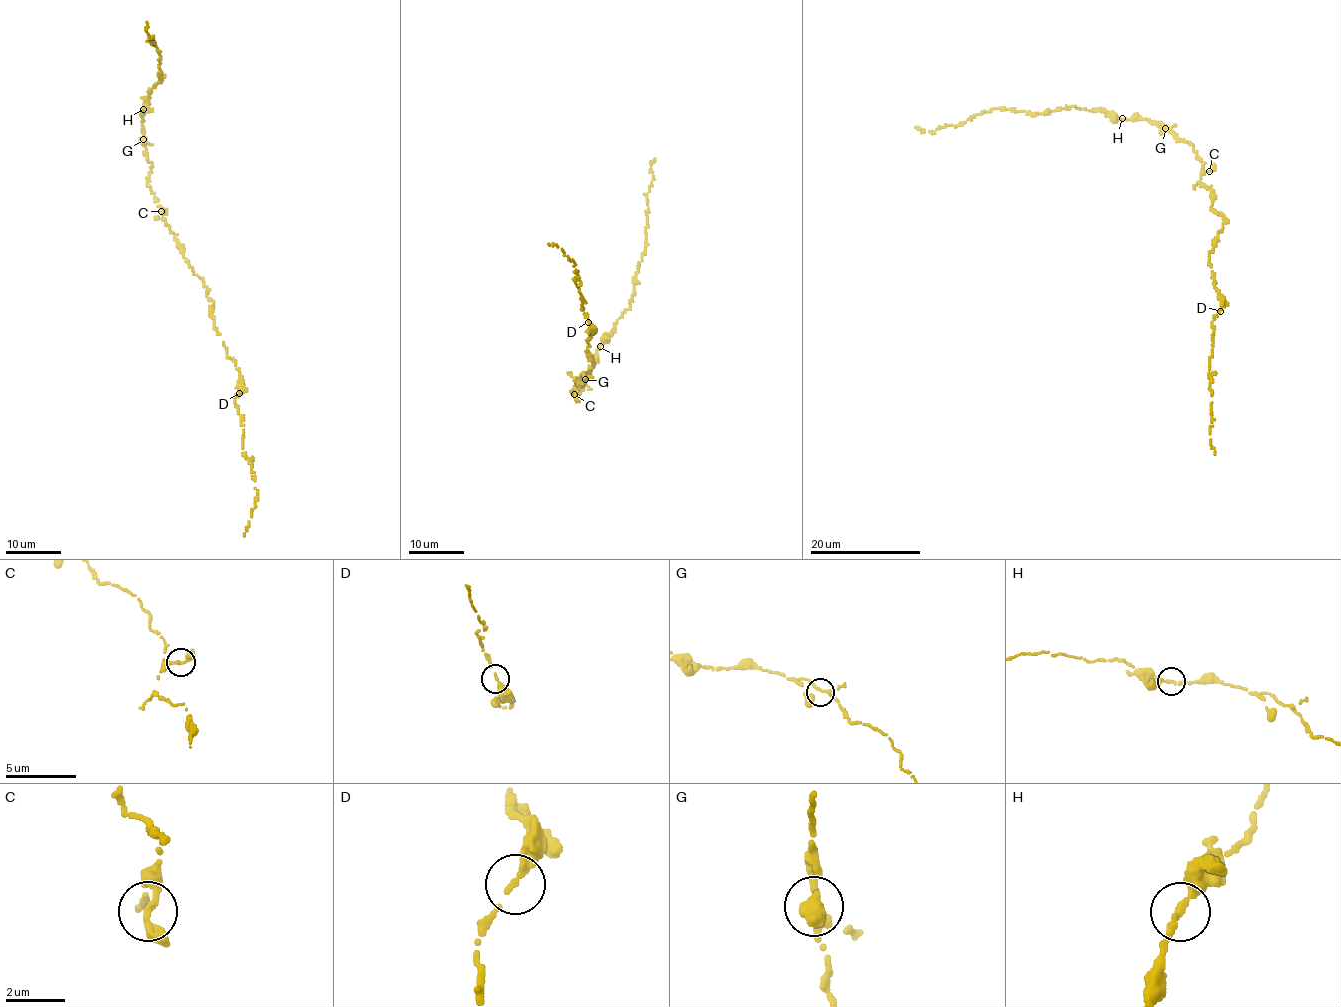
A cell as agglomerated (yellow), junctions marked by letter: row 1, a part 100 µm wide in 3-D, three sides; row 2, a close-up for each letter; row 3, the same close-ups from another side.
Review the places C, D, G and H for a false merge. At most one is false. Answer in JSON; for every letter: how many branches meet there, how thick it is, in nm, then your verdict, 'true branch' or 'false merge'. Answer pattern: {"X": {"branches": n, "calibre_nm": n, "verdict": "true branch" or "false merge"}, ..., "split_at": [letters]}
{"C": {"branches": 2, "calibre_nm": 240, "verdict": "true branch"}, "D": {"branches": 2, "calibre_nm": 240, "verdict": "true branch"}, "G": {"branches": 2, "calibre_nm": 240, "verdict": "true branch"}, "H": {"branches": 2, "calibre_nm": 240, "verdict": "true branch"}, "split_at": []}

